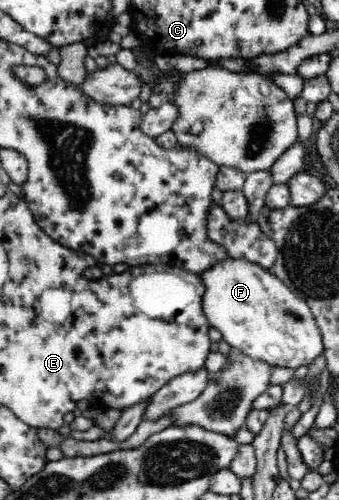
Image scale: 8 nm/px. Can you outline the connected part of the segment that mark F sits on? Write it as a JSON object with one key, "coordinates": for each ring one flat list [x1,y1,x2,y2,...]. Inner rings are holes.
{"coordinates":[[227,257,200,273,205,291,202,310,209,325,222,333,231,347,272,366,297,368,323,354,322,335,311,308,273,272,245,259]]}

